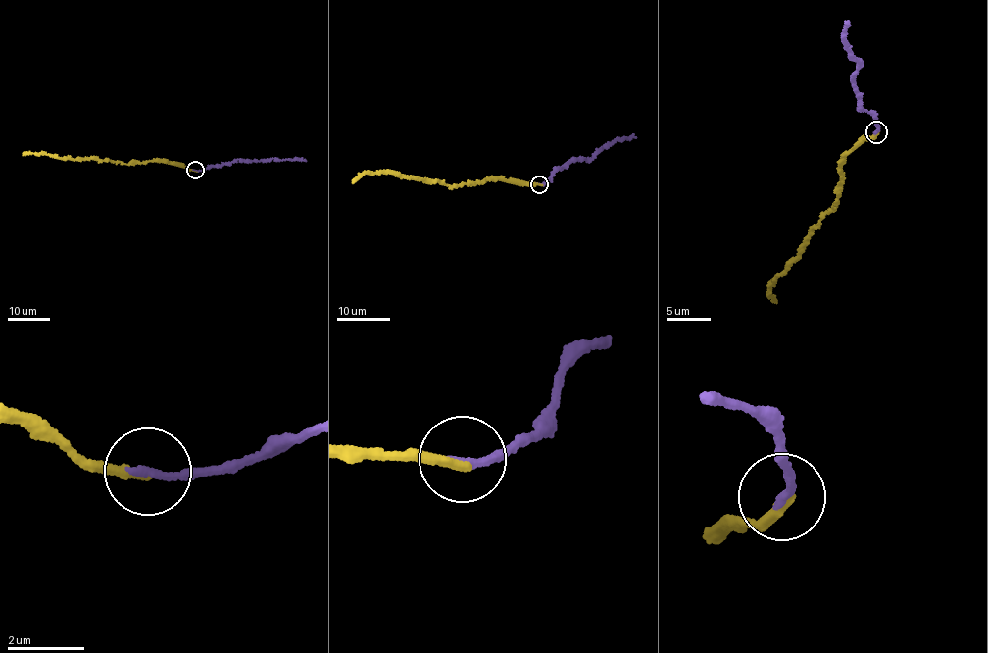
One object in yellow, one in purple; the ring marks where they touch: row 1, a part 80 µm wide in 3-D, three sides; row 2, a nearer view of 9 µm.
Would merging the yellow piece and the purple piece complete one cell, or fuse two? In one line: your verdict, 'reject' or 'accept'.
accept

